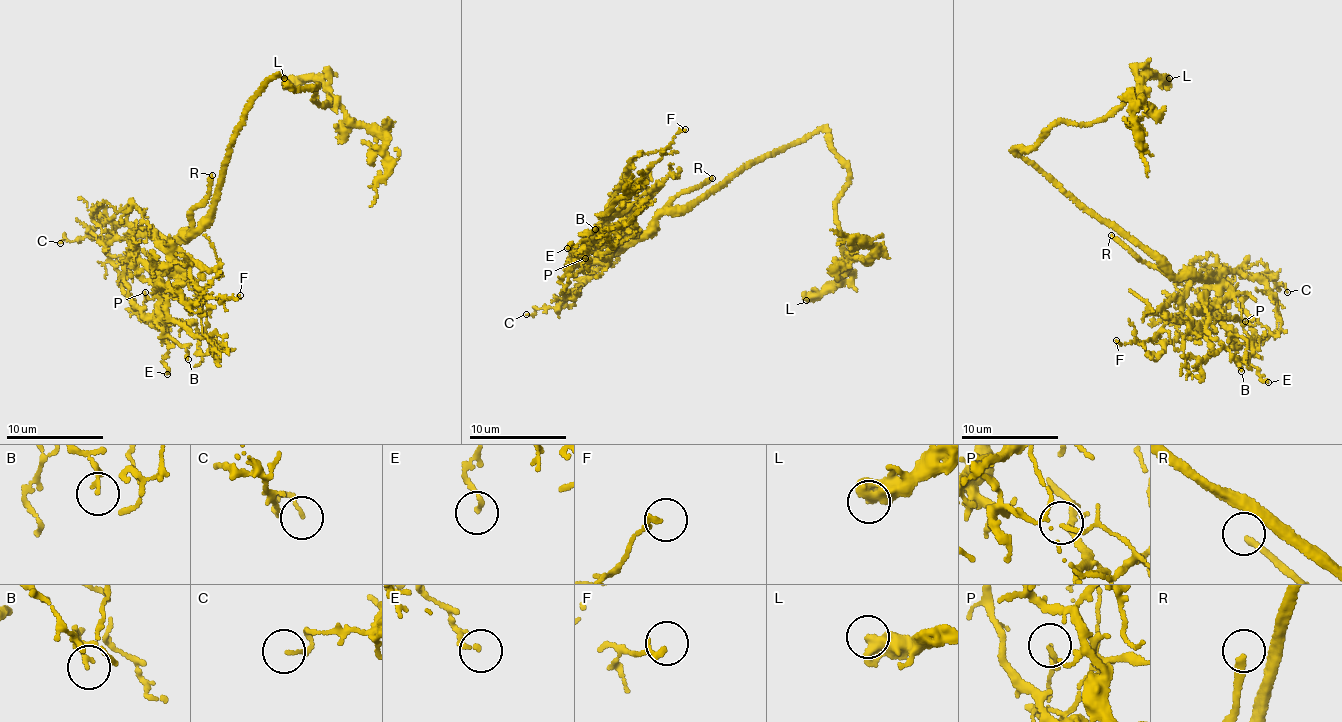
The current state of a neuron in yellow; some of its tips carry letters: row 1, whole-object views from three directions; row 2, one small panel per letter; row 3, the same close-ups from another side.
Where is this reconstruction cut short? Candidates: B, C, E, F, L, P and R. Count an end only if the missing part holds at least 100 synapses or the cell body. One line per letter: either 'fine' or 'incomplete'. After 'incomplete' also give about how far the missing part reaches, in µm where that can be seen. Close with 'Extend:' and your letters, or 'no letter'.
B: fine
C: fine
E: fine
F: fine
L: fine
P: fine
R: incomplete | 70 µm
Extend: R

